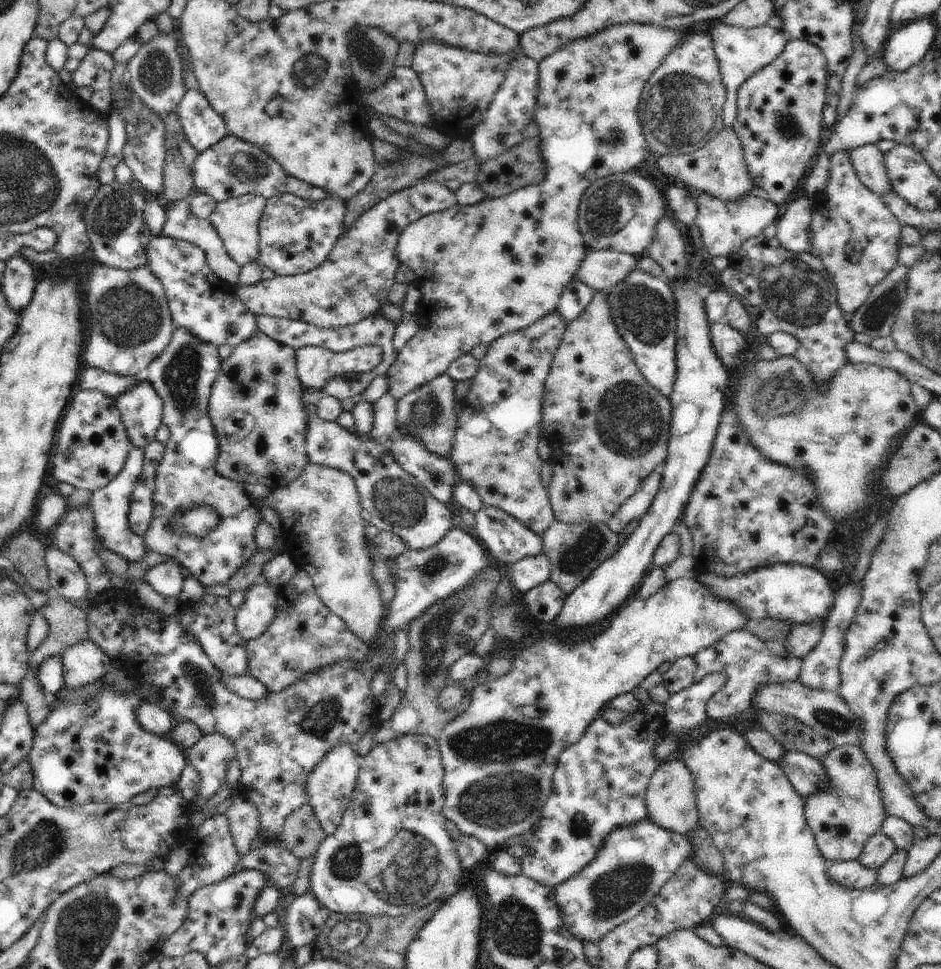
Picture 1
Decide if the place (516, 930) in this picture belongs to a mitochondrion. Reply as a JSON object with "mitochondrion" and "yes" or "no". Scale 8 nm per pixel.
{"mitochondrion":"yes"}

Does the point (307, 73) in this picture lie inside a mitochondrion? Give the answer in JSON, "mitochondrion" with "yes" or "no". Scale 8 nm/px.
{"mitochondrion":"yes"}

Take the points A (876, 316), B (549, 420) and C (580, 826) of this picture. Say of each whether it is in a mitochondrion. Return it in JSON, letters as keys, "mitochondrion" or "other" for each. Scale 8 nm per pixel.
{"A":"mitochondrion","B":"other","C":"mitochondrion"}

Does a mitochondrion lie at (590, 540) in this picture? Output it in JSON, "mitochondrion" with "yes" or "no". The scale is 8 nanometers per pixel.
{"mitochondrion":"yes"}

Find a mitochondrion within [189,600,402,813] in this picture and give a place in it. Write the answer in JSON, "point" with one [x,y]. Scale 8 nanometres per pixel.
{"point":[316,719]}

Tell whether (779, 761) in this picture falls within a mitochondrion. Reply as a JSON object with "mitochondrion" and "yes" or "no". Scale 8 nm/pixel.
{"mitochondrion":"no"}

